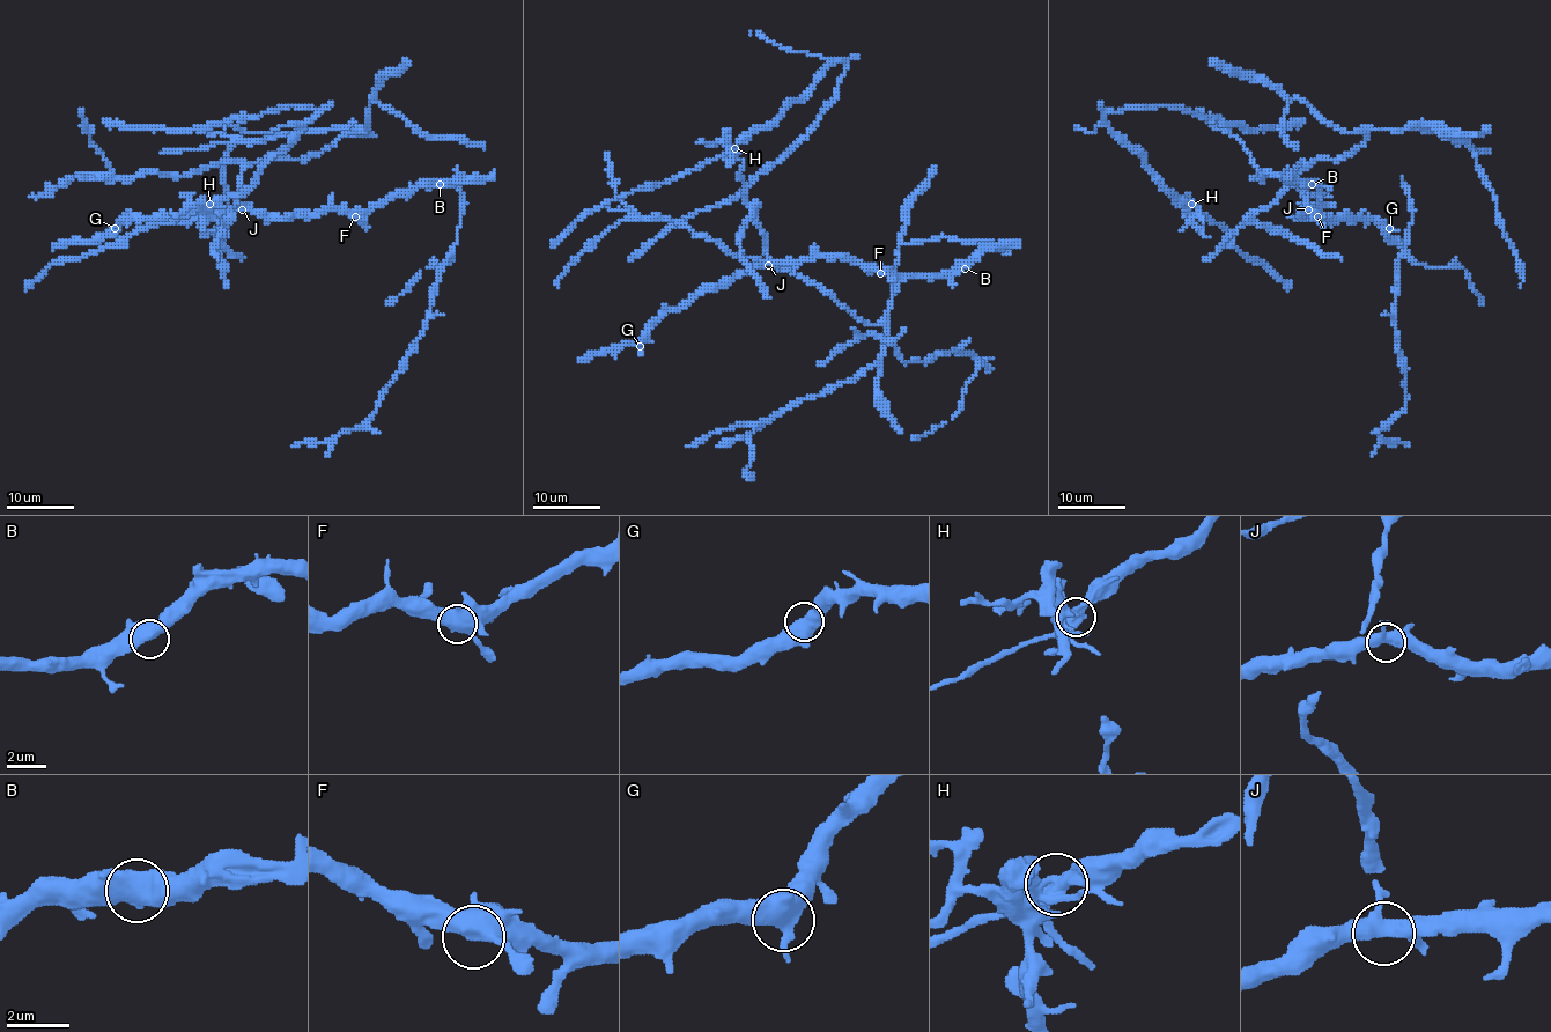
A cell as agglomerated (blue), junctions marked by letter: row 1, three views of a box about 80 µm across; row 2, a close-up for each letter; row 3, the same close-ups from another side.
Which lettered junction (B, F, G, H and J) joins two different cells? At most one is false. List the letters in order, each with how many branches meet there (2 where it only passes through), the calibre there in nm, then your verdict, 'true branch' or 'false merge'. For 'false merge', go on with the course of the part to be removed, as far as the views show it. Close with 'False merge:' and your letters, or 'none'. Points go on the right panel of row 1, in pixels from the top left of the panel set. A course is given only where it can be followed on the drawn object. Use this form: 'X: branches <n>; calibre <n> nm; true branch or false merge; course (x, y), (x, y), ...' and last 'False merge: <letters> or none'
B: branches 3; calibre 480 nm; true branch
F: branches 3; calibre 440 nm; true branch
G: branches 3; calibre 440 nm; true branch
H: branches 3; calibre 440 nm; false merge; course (1193, 204), (1190, 221), (1211, 237)
J: branches 3; calibre 480 nm; true branch
False merge: H

